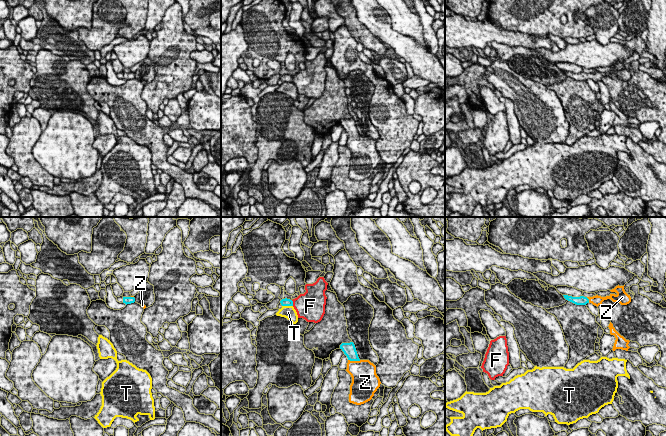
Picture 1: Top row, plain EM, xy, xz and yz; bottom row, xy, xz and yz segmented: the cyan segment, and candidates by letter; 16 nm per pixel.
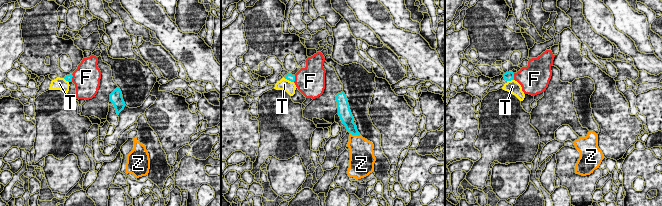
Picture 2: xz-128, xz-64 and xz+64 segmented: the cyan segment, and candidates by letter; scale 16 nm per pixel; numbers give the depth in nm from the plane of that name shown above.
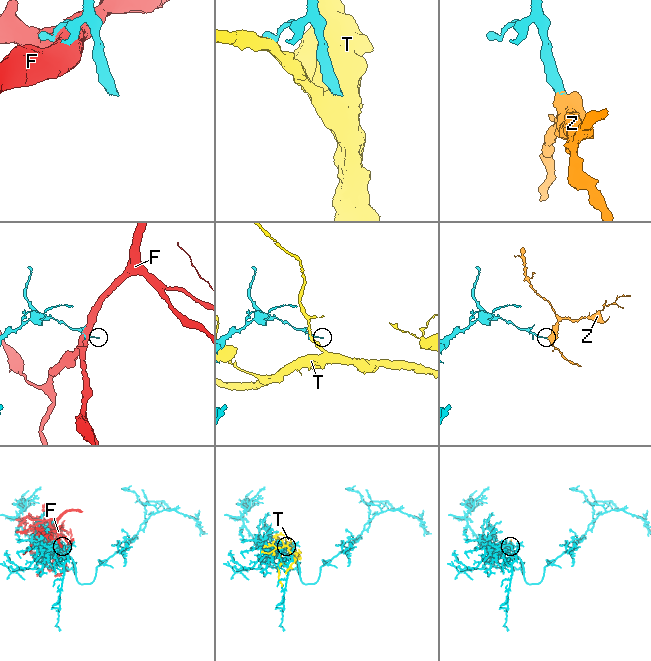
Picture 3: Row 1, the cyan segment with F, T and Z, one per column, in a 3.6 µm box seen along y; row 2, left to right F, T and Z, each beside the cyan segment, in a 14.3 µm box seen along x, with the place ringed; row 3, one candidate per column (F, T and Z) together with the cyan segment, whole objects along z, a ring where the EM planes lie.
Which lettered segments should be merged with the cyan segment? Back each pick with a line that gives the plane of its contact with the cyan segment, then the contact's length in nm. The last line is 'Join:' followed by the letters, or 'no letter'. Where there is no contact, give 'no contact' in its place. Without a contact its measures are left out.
Z: xz | 200 nm
Join: Z

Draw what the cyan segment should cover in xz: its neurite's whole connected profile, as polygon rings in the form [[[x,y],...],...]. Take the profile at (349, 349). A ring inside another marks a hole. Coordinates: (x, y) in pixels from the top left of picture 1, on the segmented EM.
[[[353,342],[342,343],[340,349],[348,358],[346,371],[352,377],[349,402],[361,405],[372,399],[380,387],[376,366],[369,360],[360,360]]]

